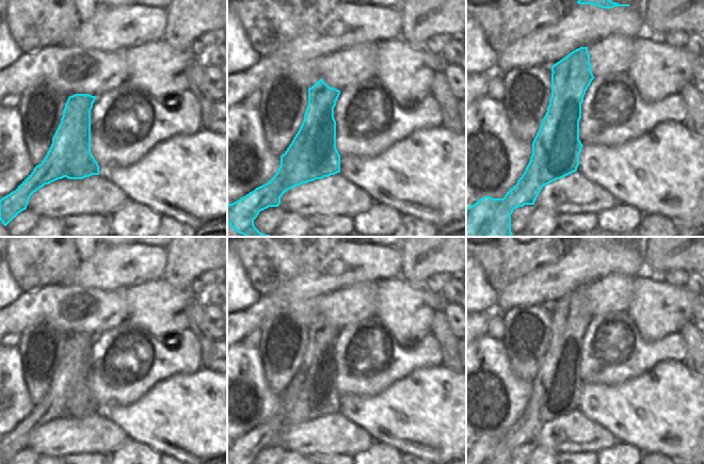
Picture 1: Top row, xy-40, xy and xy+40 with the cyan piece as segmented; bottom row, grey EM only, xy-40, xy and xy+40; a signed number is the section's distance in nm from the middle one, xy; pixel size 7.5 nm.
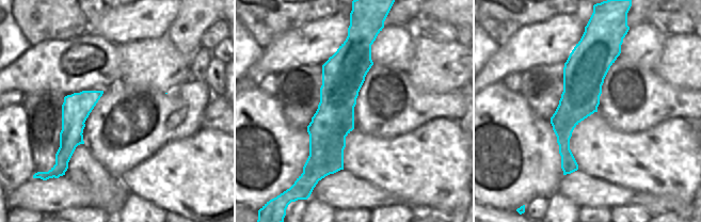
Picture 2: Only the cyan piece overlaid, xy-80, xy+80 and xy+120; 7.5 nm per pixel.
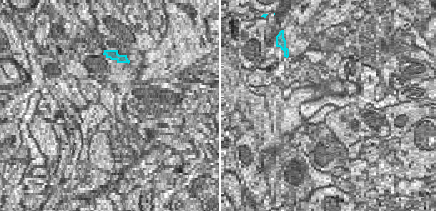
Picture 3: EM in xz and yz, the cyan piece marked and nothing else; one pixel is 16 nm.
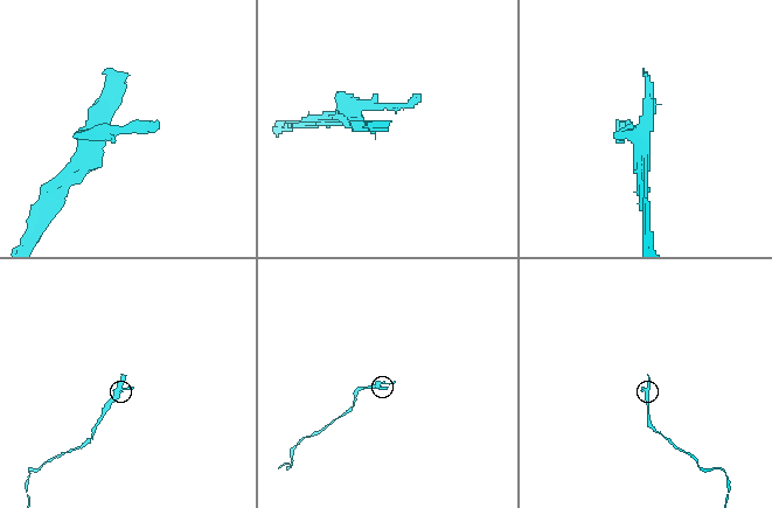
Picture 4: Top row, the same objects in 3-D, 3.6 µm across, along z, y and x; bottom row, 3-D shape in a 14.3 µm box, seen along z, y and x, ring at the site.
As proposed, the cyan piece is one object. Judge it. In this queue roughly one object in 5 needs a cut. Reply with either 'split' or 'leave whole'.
split

